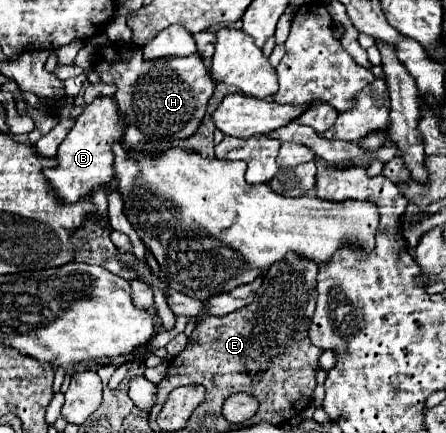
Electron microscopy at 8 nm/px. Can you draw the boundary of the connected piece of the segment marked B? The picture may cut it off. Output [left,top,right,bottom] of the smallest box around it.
[43,98,125,202]

